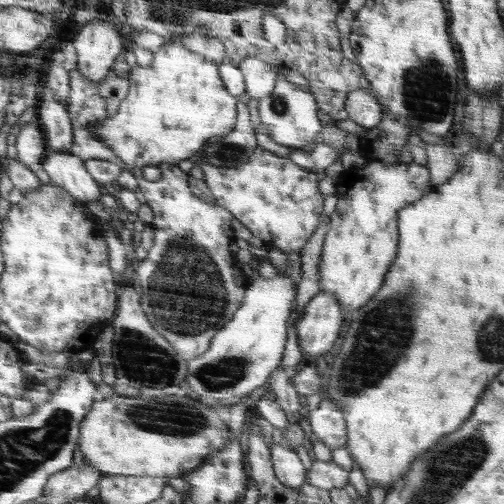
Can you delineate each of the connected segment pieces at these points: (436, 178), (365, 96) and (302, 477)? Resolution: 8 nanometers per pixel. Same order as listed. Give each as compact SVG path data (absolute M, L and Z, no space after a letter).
M426 143L423 148L427 156L427 166L430 168L431 181L437 185L448 182L457 171L455 156L449 145Z
M365 89L354 90L348 94L346 109L352 122L368 130L379 126L383 121L383 107L375 95Z
M274 443L271 446L271 462L280 483L287 484L292 489L298 489L306 482L307 470L298 460L296 452L286 448L286 445Z

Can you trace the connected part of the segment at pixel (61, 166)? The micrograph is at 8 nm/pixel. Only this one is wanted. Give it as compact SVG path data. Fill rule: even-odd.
M55 152L41 164L46 175L84 204L102 198L101 184L92 176L87 160L75 154Z

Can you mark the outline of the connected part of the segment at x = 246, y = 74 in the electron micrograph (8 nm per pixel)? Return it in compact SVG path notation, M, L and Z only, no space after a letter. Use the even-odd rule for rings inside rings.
M248 58L239 63L245 82L245 98L261 99L268 96L277 83L276 68L258 58Z

